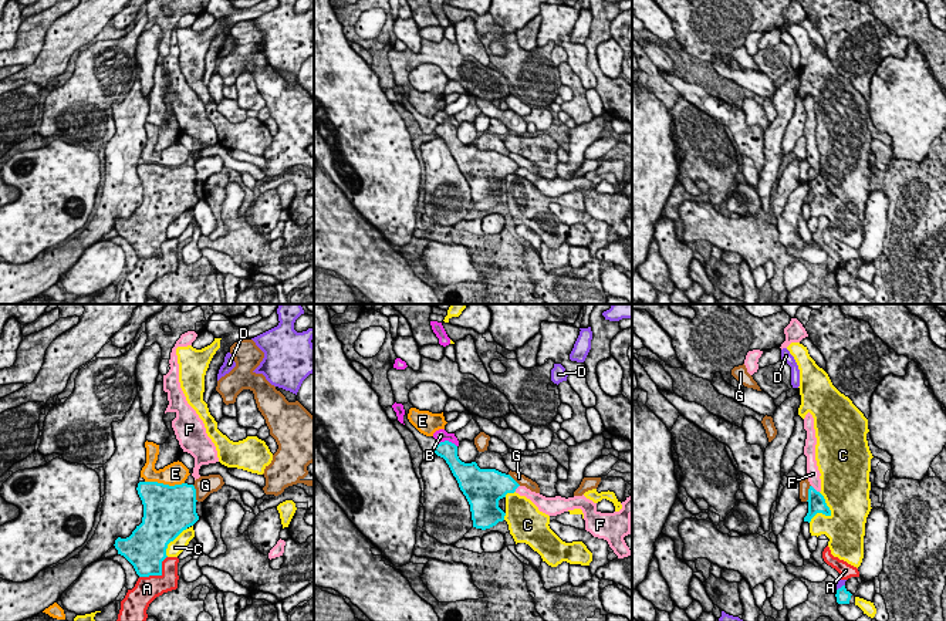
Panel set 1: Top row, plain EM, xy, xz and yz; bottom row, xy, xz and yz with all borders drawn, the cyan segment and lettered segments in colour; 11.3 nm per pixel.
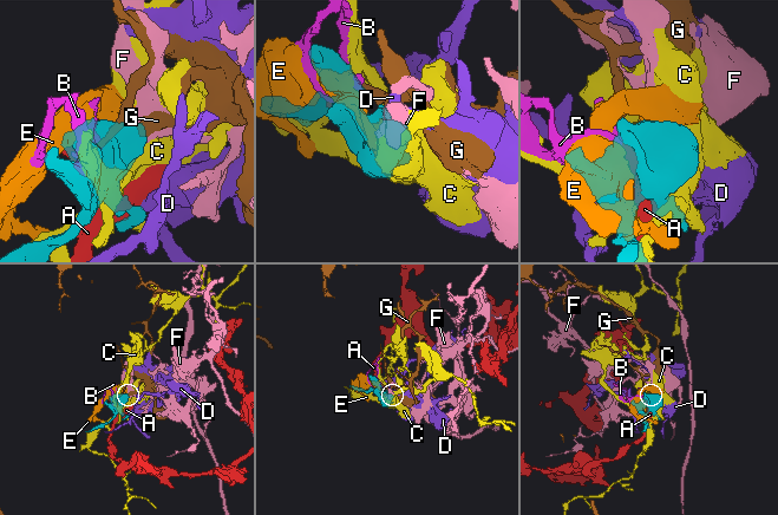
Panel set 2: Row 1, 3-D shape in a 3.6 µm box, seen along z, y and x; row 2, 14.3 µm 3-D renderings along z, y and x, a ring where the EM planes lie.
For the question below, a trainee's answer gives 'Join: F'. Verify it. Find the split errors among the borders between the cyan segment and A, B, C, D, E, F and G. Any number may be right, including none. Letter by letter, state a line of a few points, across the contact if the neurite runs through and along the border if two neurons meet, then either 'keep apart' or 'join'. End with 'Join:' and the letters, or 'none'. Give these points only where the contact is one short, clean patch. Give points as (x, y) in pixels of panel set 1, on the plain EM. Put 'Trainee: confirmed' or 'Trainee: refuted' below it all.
A: keep apart
B: keep apart
C: keep apart
D: line yz (844, 266), (837, 272); keep apart
E: keep apart
F: line yz (811, 166), (818, 174); keep apart
G: keep apart
Join: none
Trainee: refuted

